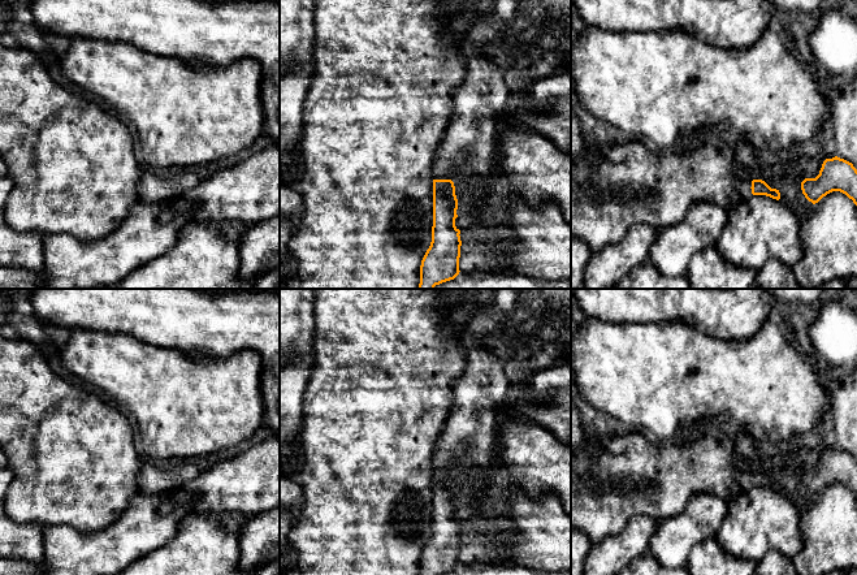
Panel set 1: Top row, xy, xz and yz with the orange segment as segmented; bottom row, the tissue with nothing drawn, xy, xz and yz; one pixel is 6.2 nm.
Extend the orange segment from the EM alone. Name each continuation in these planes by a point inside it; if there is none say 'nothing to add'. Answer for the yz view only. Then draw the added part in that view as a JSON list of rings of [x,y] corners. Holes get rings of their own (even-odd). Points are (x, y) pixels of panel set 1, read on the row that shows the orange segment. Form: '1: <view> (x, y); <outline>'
1: yz (744, 186); [[[743,180],[737,185],[737,191],[739,191],[739,203],[743,200],[748,200],[752,194],[752,180]]]

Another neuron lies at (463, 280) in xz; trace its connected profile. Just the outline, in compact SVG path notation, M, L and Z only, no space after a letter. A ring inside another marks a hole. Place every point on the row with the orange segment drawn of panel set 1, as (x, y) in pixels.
M463 273L434 289L571 289L571 278L538 280L524 274Z

